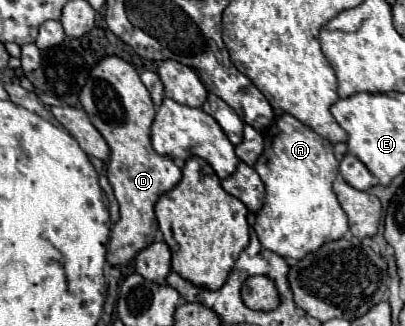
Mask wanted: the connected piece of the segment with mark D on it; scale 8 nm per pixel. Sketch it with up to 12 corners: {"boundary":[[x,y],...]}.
{"boundary":[[119,57],[79,101],[111,149],[121,217],[107,261],[155,243],[153,207],[181,169],[151,147],[155,107]]}

